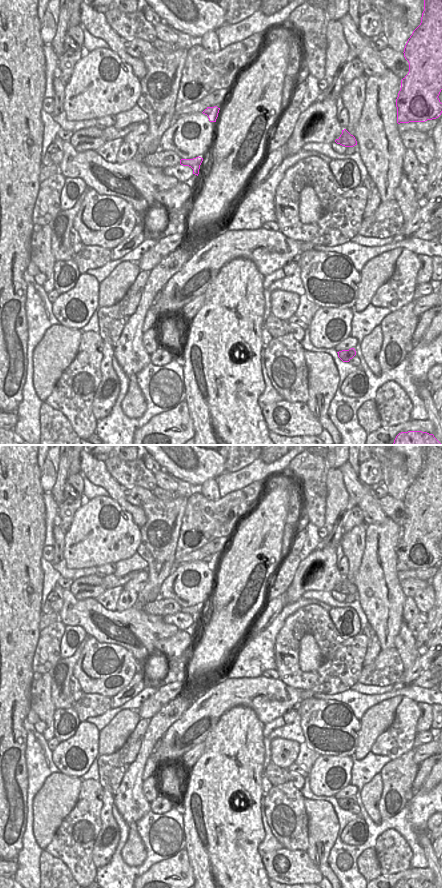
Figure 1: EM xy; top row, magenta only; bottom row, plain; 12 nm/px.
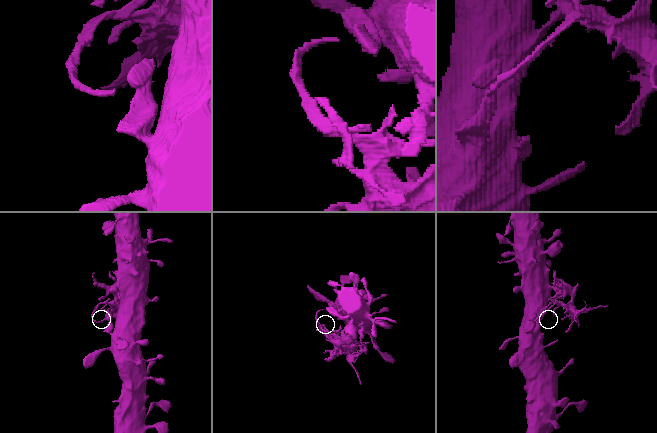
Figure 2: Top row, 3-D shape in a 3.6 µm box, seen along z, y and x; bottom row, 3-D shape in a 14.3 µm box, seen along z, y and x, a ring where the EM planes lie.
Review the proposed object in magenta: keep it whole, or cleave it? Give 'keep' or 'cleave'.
cleave

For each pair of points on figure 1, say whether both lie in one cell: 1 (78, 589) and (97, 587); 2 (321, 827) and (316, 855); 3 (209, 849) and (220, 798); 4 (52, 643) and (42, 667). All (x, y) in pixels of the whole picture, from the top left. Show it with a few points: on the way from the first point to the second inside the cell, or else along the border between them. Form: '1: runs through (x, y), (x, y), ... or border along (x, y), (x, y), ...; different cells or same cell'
1: runs through (83, 588), (92, 587); same cell
2: runs through (321, 834), (319, 848); same cell
3: runs through (217, 836), (220, 830), (220, 811); same cell
4: runs through (48, 649), (48, 653), (43, 661); same cell

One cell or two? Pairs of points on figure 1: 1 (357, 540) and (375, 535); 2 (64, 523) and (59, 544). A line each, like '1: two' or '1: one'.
1: two
2: two

